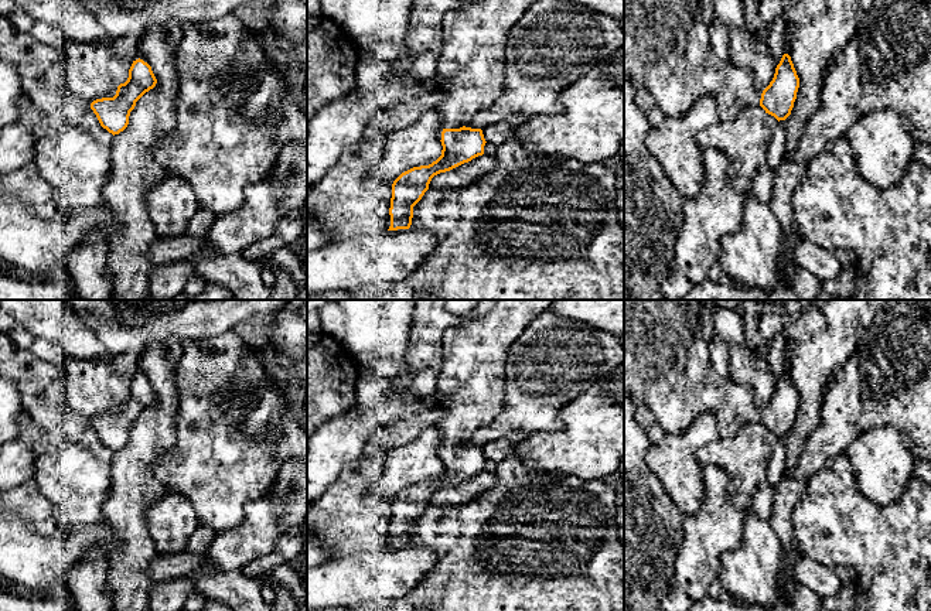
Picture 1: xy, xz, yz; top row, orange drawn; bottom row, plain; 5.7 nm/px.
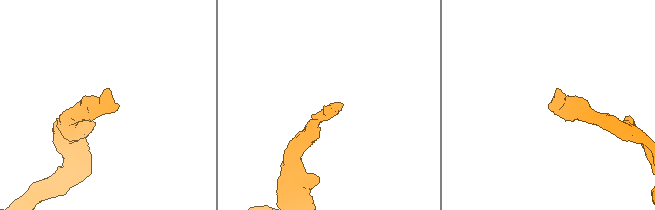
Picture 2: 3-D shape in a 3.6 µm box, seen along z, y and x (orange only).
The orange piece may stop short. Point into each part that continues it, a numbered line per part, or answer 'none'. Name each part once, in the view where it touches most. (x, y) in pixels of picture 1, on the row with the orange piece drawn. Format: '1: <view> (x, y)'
1: xz (471, 65)

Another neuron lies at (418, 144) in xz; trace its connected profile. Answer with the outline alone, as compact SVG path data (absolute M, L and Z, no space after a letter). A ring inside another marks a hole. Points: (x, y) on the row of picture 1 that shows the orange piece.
M436 109L424 112L413 124L386 134L383 156L375 175L393 182L402 173L429 165L441 156L444 120Z

